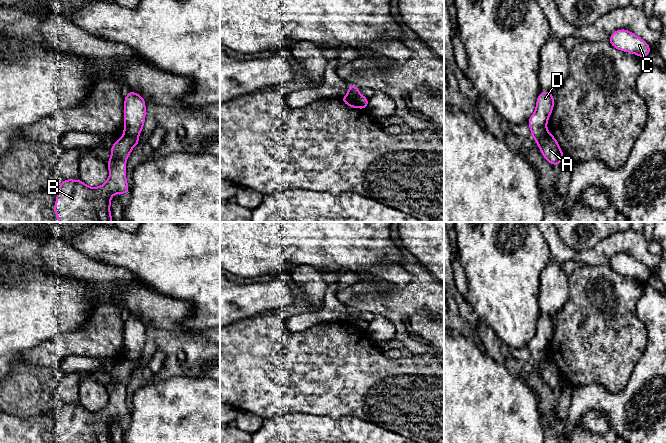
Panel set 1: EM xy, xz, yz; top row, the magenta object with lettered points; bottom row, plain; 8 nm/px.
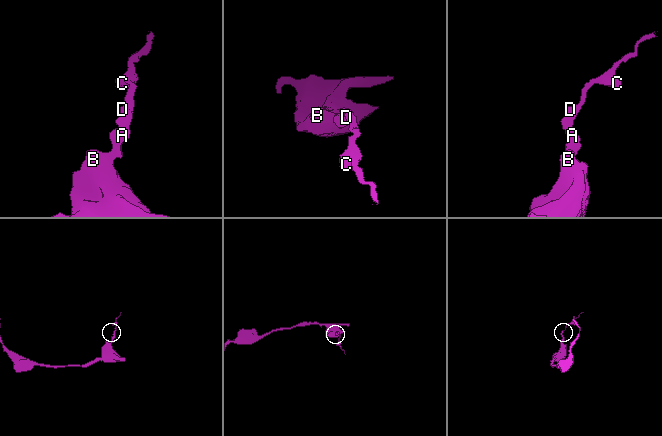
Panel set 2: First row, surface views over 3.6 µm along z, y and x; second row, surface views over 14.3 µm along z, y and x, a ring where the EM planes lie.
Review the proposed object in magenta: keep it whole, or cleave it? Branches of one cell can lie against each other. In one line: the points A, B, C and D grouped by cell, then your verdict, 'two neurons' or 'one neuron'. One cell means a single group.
groups A B / C D; two neurons

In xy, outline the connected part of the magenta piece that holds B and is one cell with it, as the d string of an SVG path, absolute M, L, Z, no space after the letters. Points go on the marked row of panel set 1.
M123 134L109 149L111 158L106 161L109 169L108 180L92 188L86 185L82 180L64 179L58 186L57 199L54 204L54 213L59 222L113 222L110 212L111 197L114 194L127 195L129 191L126 179L126 160L131 154L135 145L139 143L138 136L129 136Z

